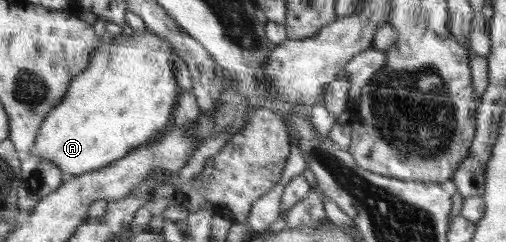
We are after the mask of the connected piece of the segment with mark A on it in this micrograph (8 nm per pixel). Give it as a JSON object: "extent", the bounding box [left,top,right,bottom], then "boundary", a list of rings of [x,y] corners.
{"extent":[31,31,180,175],"boundary":[[[128,31],[120,32],[113,41],[104,40],[104,44],[99,46],[96,51],[92,51],[90,55],[89,63],[82,72],[79,72],[78,76],[75,76],[69,84],[66,95],[62,97],[62,100],[46,115],[43,119],[40,130],[38,131],[37,140],[35,140],[35,146],[31,150],[31,154],[37,157],[42,157],[51,160],[54,164],[60,167],[63,173],[71,175],[80,175],[82,173],[93,171],[98,168],[106,168],[109,164],[120,160],[123,156],[126,156],[129,152],[146,146],[152,139],[161,136],[170,126],[172,118],[171,114],[177,104],[177,95],[180,93],[179,88],[176,85],[175,68],[173,67],[173,57],[175,52],[171,47],[171,44],[159,36],[156,36],[150,31]]]}

